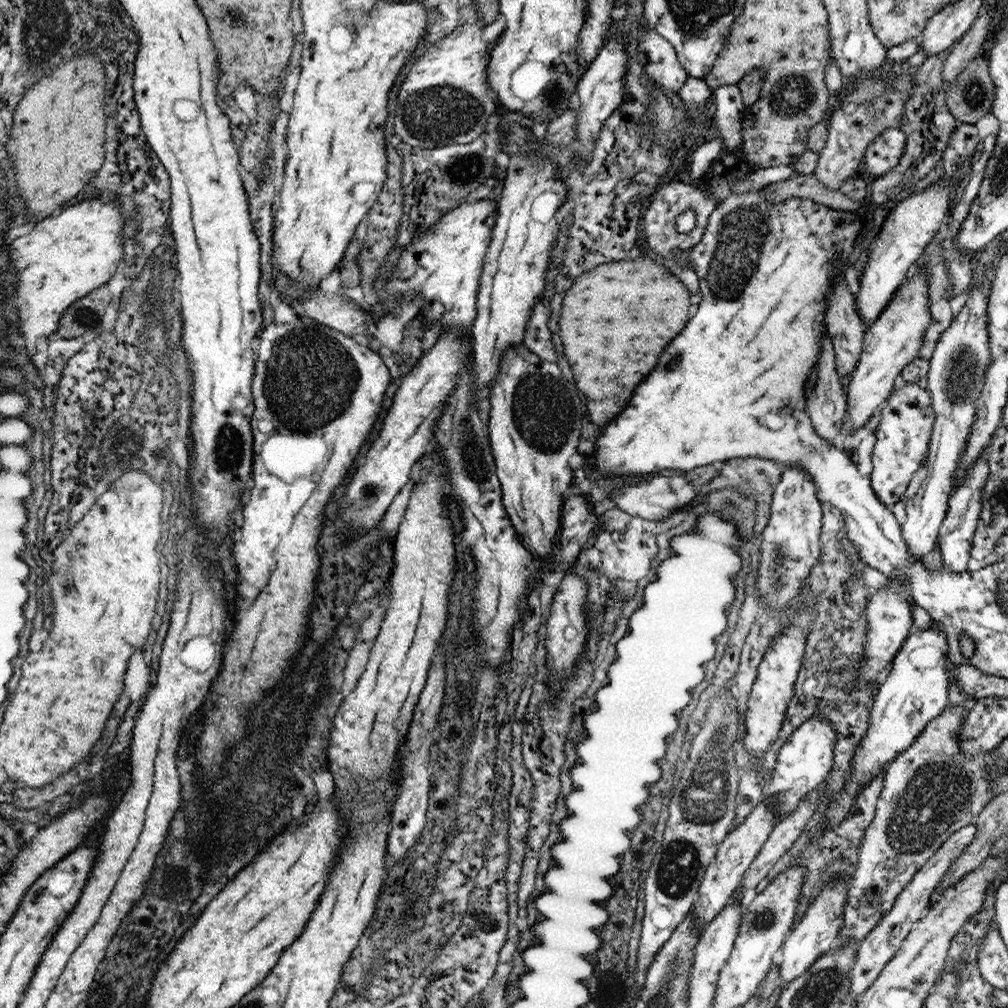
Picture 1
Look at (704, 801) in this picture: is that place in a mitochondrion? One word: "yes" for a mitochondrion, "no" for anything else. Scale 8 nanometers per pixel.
yes

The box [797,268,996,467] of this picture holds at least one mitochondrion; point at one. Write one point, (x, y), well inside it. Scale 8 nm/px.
(958, 378)

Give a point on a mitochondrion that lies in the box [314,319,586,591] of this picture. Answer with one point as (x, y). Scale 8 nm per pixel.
(544, 410)

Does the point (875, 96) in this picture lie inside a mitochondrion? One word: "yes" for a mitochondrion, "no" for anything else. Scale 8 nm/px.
yes

